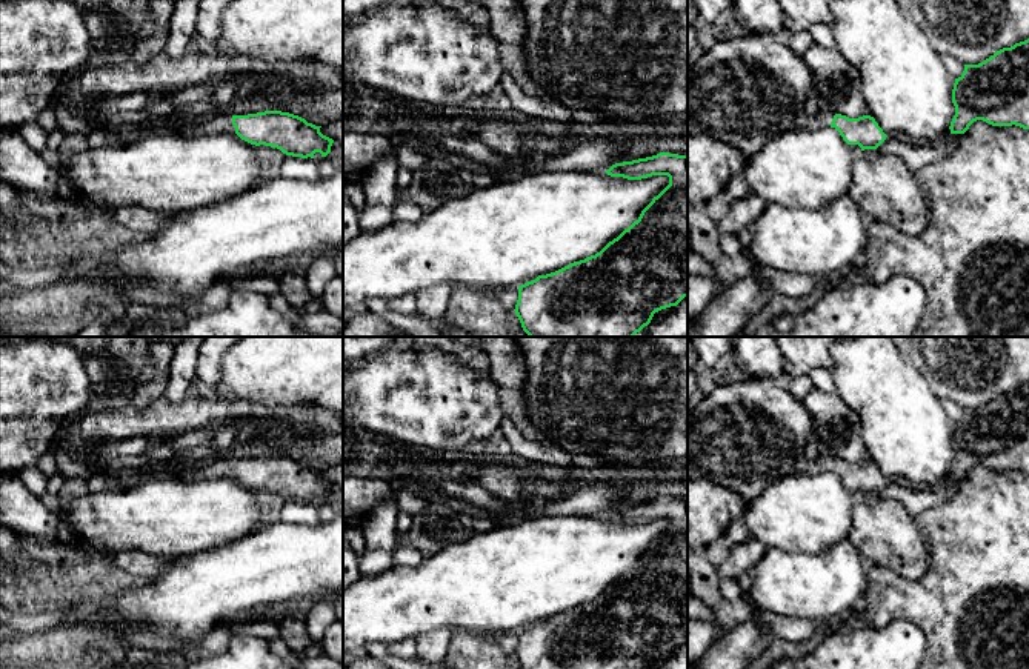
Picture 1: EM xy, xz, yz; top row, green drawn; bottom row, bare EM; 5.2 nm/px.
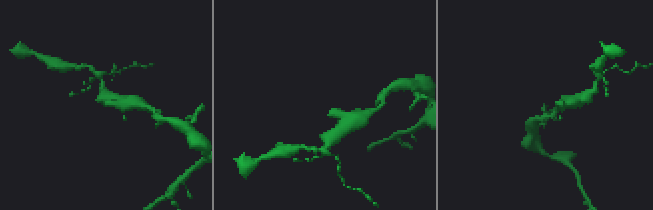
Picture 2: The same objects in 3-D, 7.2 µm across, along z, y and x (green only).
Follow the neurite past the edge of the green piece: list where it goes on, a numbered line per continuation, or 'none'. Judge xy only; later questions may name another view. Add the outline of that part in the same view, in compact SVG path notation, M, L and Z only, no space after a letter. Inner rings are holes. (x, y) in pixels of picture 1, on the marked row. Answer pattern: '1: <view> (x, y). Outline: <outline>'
1: xy (222, 123). Outline: M231 114L217 115L194 128L195 135L211 135L211 134L223 134L223 132L235 132Z

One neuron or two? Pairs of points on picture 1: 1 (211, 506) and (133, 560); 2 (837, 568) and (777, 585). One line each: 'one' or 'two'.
1: two
2: one

